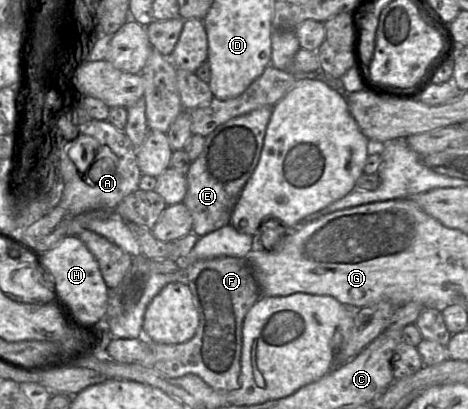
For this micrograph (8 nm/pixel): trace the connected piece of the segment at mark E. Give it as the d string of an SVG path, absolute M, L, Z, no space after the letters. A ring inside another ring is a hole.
M271 106L256 109L227 121L206 136L202 153L186 175L187 193L183 201L193 219L192 232L198 237L230 224L240 193L260 160L272 111Z

